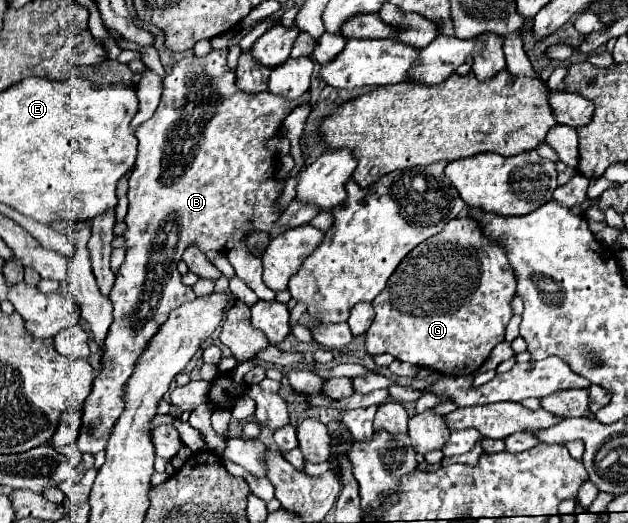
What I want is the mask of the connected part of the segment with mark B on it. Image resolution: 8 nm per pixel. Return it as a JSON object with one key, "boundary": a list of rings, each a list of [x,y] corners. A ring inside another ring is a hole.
{"boundary":[[[215,49],[203,59],[189,55],[175,63],[173,71],[163,81],[165,89],[155,115],[151,121],[145,121],[145,125],[141,125],[141,129],[135,133],[139,139],[139,153],[127,193],[129,211],[125,217],[127,229],[123,233],[125,261],[119,267],[115,285],[109,293],[109,299],[113,301],[113,325],[103,341],[103,369],[93,381],[93,391],[83,405],[81,431],[77,439],[81,453],[95,455],[105,449],[109,435],[125,409],[125,383],[133,375],[133,369],[147,343],[169,319],[169,313],[175,307],[197,299],[193,289],[181,283],[181,273],[177,273],[177,263],[181,261],[183,249],[195,243],[203,251],[229,251],[251,231],[267,231],[271,239],[285,231],[273,225],[273,221],[277,221],[277,215],[281,215],[281,209],[275,209],[275,201],[281,195],[283,185],[275,177],[277,157],[265,149],[263,141],[273,137],[287,113],[307,101],[309,95],[297,103],[289,103],[281,101],[273,93],[259,93],[253,97],[241,93],[233,87],[235,73],[231,73],[227,67],[227,53],[229,49]],[[201,77],[205,79],[205,85],[197,83]]]}

